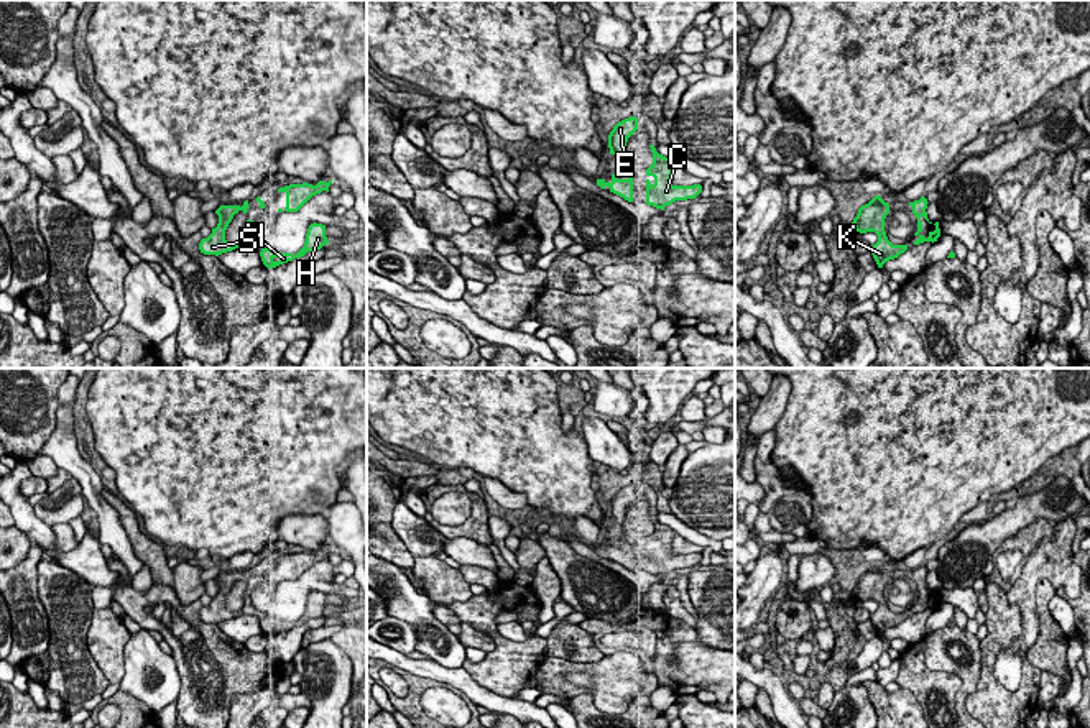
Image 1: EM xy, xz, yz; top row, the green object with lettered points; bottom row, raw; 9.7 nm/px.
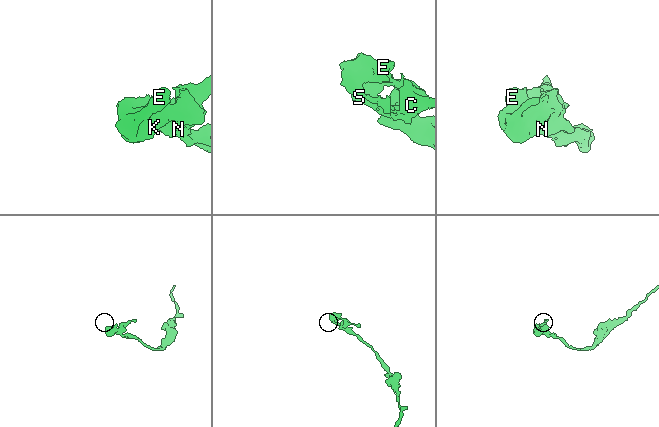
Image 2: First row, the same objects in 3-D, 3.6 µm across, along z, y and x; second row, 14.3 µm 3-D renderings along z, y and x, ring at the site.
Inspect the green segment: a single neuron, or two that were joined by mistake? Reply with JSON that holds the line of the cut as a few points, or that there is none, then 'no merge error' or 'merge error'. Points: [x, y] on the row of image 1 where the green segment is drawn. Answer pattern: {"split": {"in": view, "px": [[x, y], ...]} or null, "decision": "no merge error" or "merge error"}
{"split": null, "decision": "no merge error"}

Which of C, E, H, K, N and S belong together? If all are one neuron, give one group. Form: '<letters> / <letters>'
C E H K N S

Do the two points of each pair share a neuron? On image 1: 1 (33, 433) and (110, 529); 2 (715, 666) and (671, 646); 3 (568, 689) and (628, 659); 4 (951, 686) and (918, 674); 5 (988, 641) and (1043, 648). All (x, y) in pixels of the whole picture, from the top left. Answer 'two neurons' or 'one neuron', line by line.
1: two neurons
2: one neuron
3: one neuron
4: one neuron
5: two neurons

